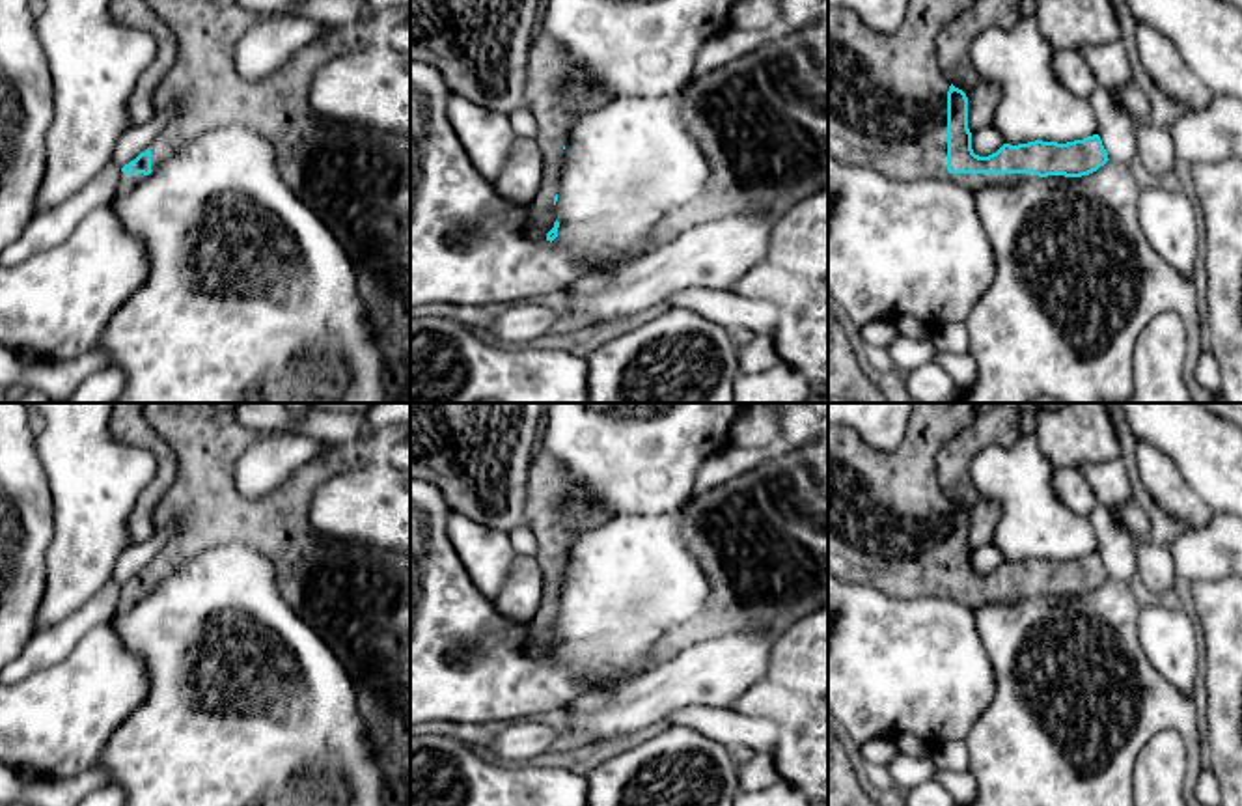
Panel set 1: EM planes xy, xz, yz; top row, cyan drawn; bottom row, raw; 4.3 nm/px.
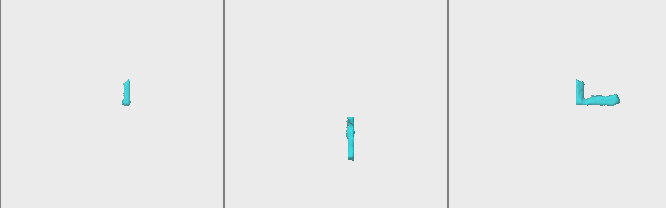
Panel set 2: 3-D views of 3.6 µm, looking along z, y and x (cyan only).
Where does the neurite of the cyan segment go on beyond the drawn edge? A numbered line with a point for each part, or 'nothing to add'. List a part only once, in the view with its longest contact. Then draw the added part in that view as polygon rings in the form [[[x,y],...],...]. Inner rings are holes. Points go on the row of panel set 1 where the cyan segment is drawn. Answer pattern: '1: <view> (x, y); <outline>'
1: yz (886, 96); [[[910,0],[901,26],[895,32],[876,32],[869,28],[852,9],[828,7],[828,153],[843,164],[871,166],[888,179],[918,181],[918,179],[940,179],[957,183],[972,192],[983,187],[1016,185],[1031,179],[1039,179],[1035,174],[949,174],[947,172],[947,91],[949,78],[945,78],[936,60],[936,37],[940,30],[964,13],[973,0]]]

